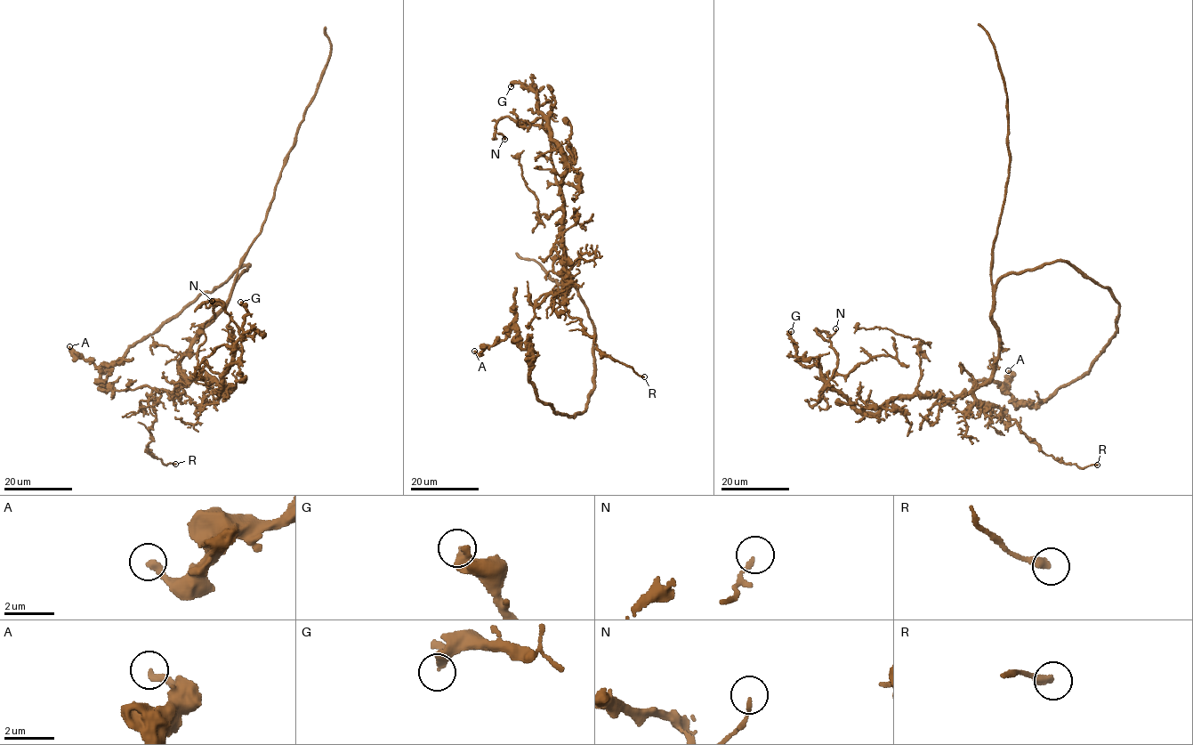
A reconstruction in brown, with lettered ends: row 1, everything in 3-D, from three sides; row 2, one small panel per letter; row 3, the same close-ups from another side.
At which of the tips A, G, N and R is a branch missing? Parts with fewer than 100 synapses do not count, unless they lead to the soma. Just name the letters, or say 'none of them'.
none of them

